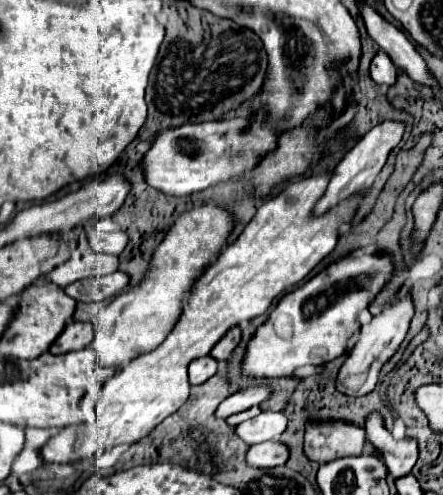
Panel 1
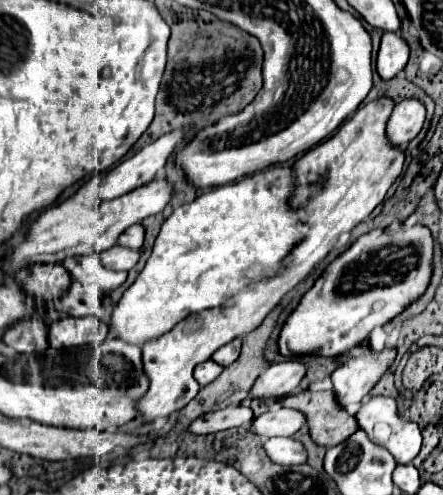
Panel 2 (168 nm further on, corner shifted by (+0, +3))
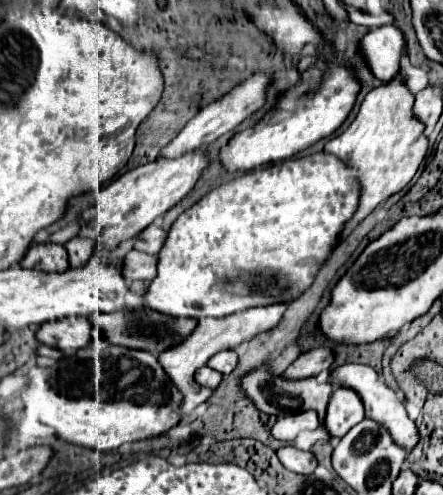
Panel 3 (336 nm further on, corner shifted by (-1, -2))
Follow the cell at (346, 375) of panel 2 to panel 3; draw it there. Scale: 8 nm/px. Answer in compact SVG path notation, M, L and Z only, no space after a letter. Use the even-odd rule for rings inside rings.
M336 387L324 417L324 427L328 435L334 439L342 439L344 433L348 433L348 429L352 429L362 419L364 419L364 405L356 395L356 391Z

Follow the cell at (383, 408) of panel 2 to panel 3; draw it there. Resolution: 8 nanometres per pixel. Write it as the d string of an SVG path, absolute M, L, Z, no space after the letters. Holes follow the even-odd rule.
M346 363L346 365L340 365L334 371L330 371L330 381L332 383L338 383L340 387L348 387L348 389L356 391L360 395L362 403L364 403L366 417L382 423L390 431L392 439L398 445L402 445L406 451L410 451L418 443L416 425L414 425L414 421L408 419L406 409L404 409L404 403L398 399L398 395L386 383L382 383L378 379L378 373L372 367L368 367L368 365L356 365L356 363Z

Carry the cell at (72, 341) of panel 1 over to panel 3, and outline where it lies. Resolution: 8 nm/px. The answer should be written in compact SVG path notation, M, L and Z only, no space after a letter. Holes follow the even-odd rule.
M68 317L64 321L46 321L38 327L36 339L60 351L82 349L94 339L94 327L88 317Z

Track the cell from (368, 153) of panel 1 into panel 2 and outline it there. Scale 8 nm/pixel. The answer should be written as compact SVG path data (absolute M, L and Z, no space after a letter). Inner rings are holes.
M403 100L395 104L387 120L387 140L397 148L407 148L407 144L419 134L425 122L425 106L415 100Z

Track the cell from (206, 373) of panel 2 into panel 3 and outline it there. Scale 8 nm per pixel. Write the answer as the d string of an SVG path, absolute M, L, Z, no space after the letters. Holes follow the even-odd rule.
M200 367L200 369L196 371L194 379L196 379L196 383L198 383L198 385L202 385L202 387L216 389L216 387L220 385L220 381L222 381L222 375L220 375L218 371L210 369L210 367Z

